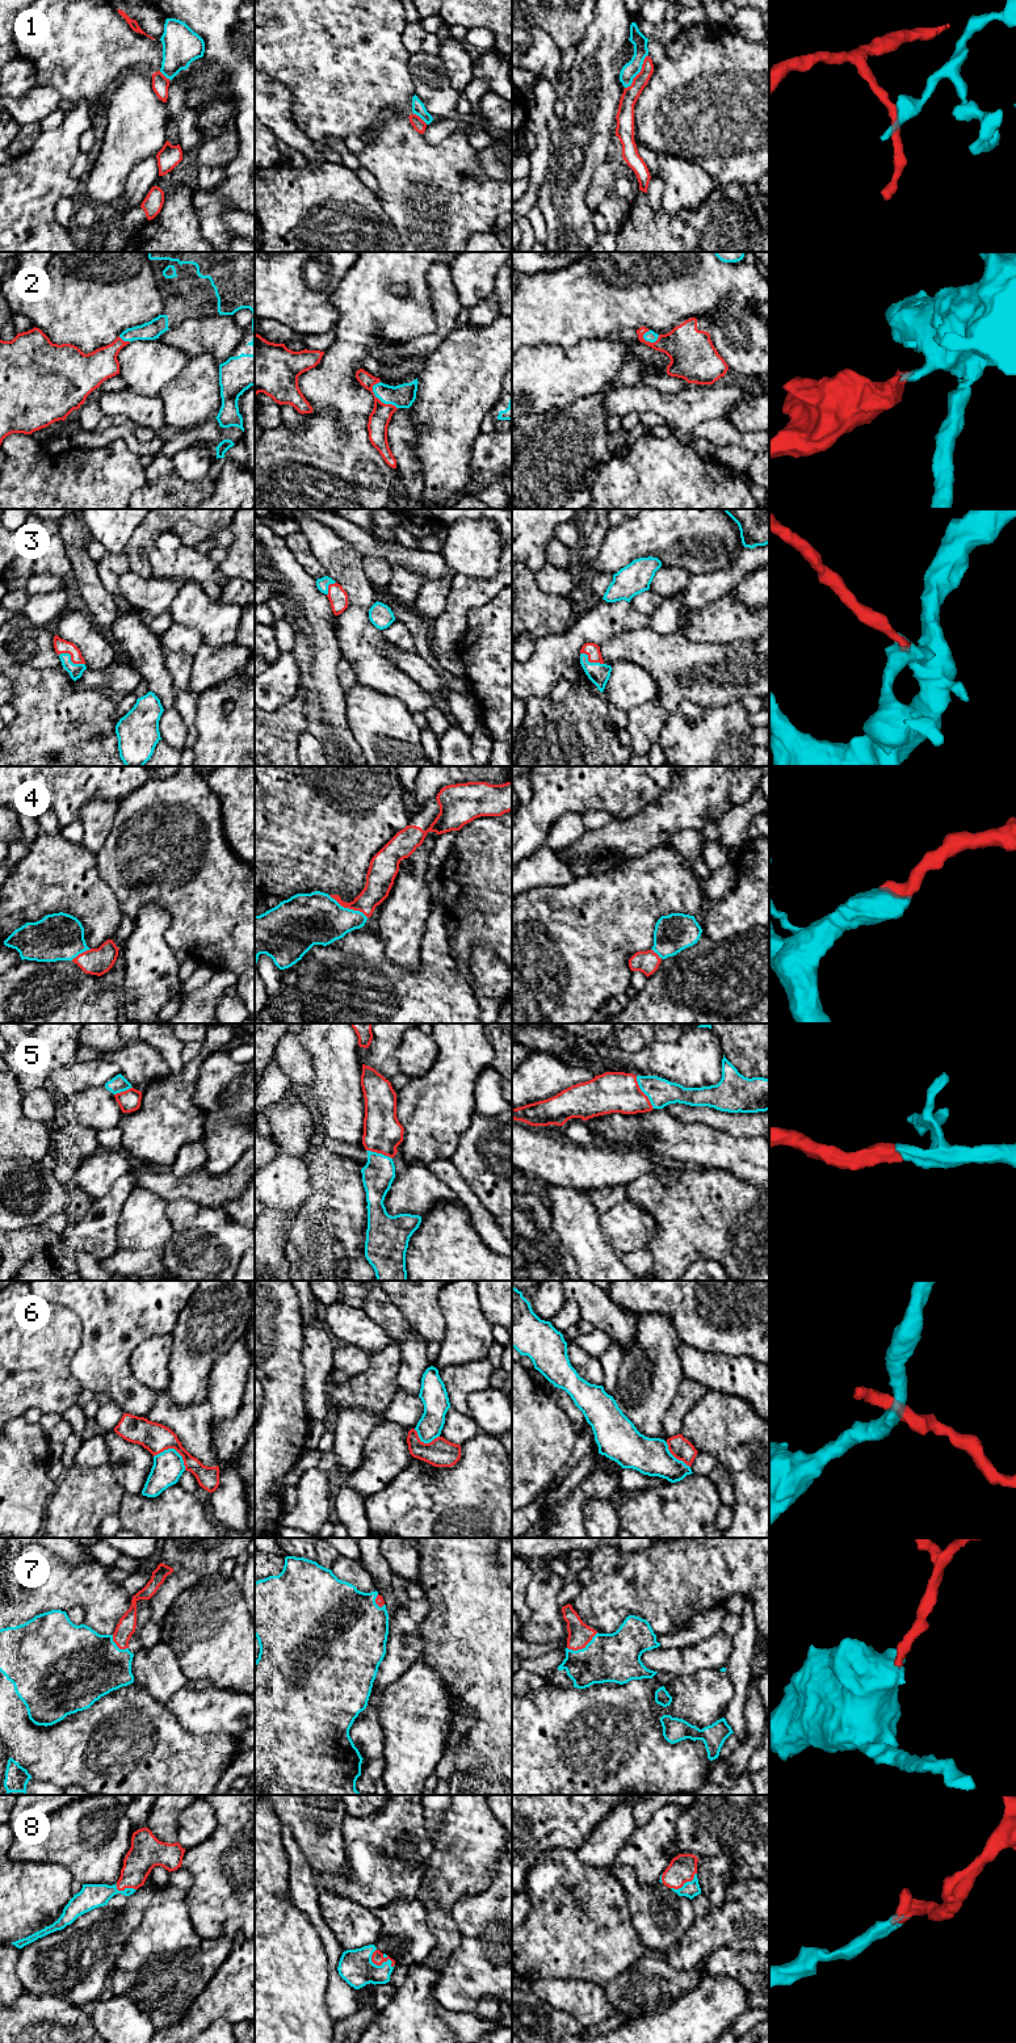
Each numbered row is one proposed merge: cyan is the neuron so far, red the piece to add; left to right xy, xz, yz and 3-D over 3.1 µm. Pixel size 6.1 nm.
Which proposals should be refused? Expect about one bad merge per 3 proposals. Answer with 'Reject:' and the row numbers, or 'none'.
Reject: 1, 6

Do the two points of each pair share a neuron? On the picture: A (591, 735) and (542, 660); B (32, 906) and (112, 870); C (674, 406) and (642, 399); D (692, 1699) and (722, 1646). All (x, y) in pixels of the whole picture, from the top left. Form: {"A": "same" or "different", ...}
{"A": "different", "B": "different", "C": "same", "D": "different"}

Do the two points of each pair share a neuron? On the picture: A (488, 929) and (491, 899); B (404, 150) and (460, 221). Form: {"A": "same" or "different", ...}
{"A": "same", "B": "same"}

